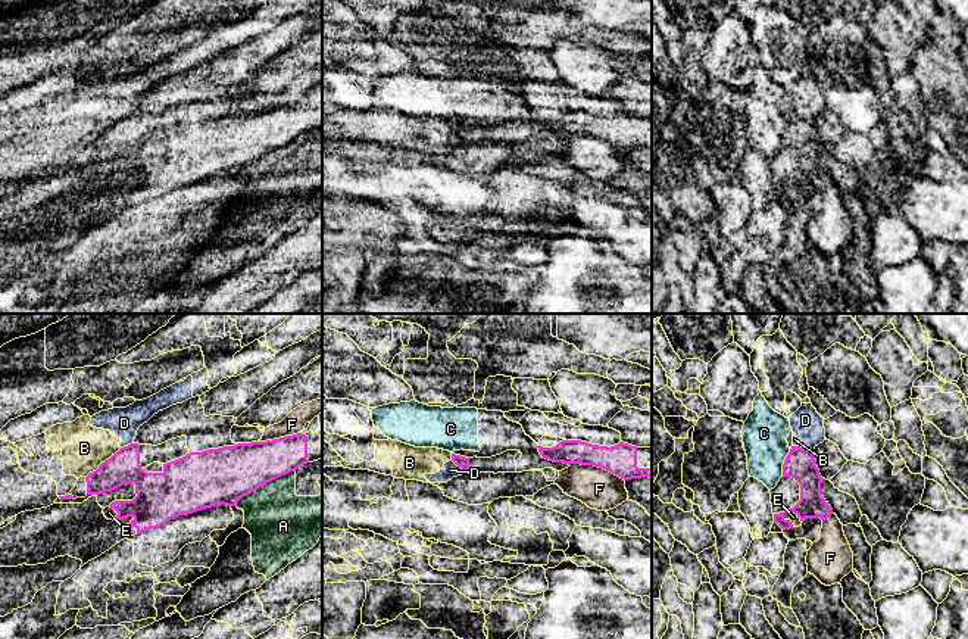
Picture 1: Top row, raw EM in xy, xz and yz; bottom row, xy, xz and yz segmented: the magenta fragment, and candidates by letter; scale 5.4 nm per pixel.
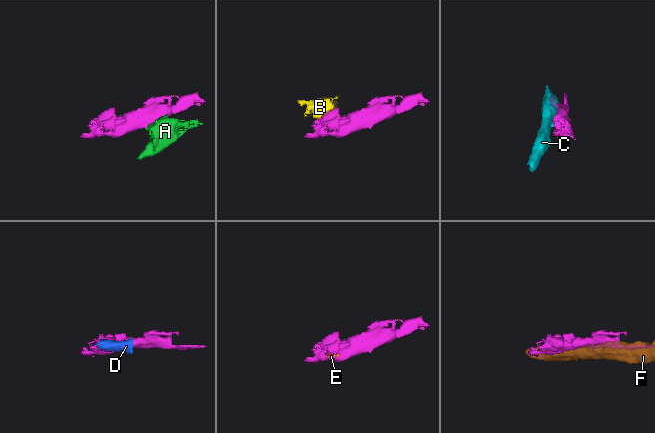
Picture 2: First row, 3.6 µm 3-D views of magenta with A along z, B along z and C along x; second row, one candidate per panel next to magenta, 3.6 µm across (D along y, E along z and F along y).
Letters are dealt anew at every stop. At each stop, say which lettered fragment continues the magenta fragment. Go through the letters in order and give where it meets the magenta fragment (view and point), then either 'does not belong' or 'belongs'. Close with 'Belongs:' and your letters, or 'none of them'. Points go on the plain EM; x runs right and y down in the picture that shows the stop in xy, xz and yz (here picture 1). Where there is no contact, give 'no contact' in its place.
A: contact xy (264, 155); does not belong
B: contact xy (105, 131); does not belong
C: contact yz (784, 133); does not belong
D: contact xz (459, 136); does not belong
E: contact xy (119, 189); belongs
F: contact xz (598, 136); does not belong
Belongs: E

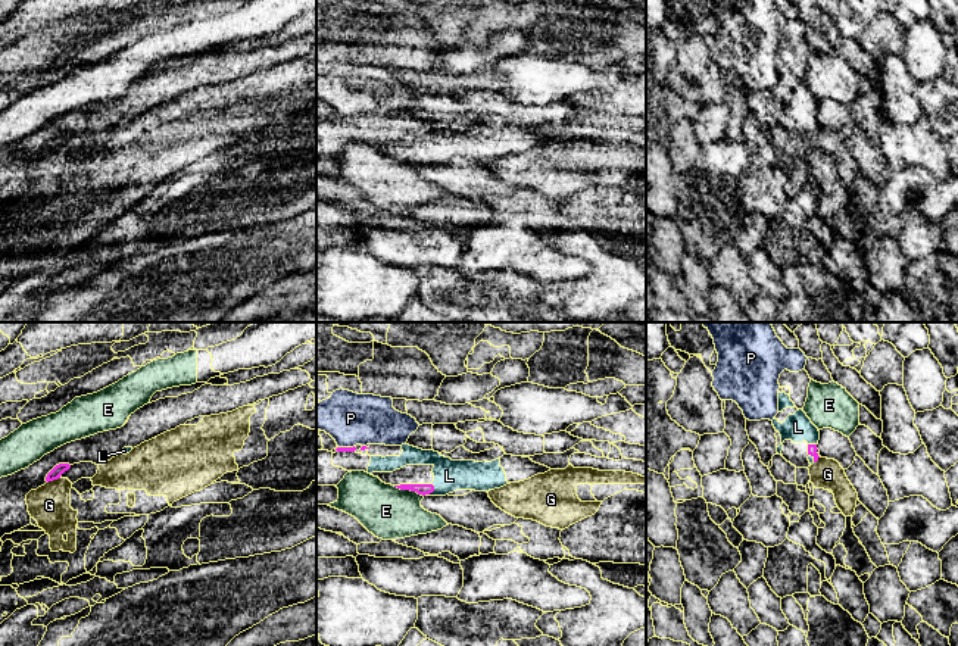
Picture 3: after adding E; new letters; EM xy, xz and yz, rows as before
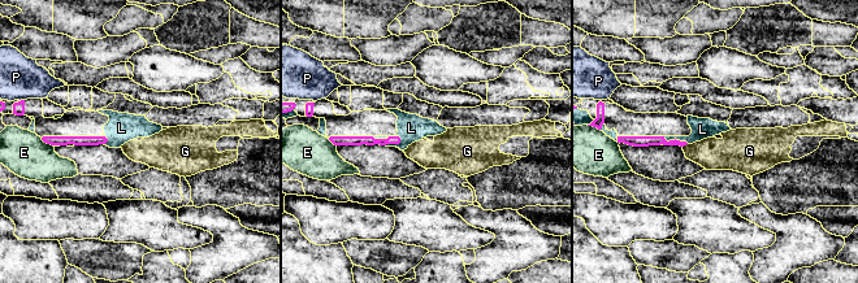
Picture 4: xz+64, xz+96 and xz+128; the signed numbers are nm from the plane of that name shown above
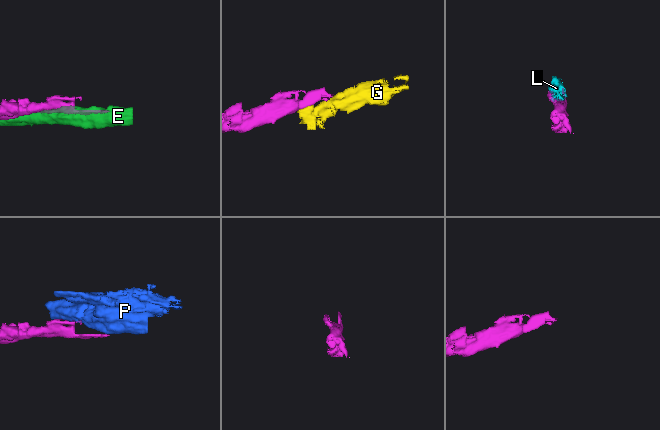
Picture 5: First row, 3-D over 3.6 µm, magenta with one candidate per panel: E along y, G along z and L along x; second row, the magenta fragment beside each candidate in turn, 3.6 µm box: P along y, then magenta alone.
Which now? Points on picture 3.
E: contact xz (406, 159); does not belong
G: contact xy (53, 149); does not belong
L: contact xz (428, 164); belongs
P: contact xz (346, 118); does not belong
Belongs: L

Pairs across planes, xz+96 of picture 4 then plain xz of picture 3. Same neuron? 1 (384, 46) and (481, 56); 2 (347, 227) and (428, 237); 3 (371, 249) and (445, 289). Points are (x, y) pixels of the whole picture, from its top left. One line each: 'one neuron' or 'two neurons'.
1: one neuron
2: one neuron
3: one neuron

